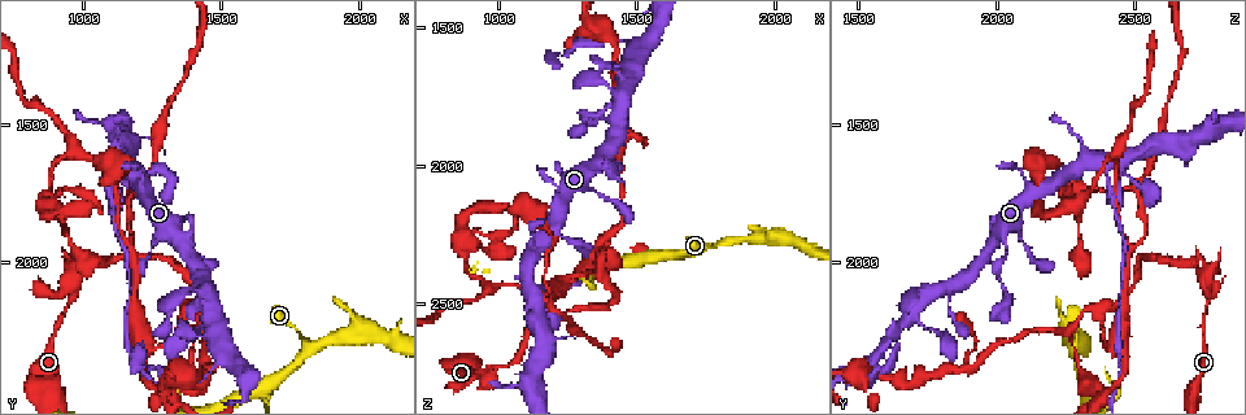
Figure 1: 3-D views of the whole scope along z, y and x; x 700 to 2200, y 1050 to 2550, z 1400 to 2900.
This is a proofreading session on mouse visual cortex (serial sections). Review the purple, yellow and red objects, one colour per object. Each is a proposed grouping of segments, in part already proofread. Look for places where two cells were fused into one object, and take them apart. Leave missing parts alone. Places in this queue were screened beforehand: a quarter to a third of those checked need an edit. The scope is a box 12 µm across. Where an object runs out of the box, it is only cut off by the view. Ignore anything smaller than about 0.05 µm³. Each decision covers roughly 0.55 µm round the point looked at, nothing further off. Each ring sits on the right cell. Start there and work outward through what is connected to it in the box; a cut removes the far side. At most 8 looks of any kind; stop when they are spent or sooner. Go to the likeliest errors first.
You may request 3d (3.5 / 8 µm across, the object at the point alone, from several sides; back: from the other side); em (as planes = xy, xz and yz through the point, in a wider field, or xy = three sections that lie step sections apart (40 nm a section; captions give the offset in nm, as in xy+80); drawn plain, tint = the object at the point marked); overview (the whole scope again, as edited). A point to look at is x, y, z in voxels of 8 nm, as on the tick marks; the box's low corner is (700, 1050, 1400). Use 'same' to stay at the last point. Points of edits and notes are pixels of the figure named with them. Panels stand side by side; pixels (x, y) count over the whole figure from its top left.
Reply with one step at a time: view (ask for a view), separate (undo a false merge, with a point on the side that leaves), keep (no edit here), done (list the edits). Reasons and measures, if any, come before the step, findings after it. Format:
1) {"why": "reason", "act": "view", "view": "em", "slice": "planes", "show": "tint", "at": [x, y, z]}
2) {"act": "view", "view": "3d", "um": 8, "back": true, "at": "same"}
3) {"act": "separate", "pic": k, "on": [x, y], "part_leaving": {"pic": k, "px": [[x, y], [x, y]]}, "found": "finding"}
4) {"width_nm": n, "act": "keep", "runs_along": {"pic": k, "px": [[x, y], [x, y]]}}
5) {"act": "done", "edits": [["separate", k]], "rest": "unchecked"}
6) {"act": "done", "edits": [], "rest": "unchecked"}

{"why": "arms part here", "act": "view", "view": "3d", "um": 3.5, "back": true, "at": [960, 2100, 2760]}

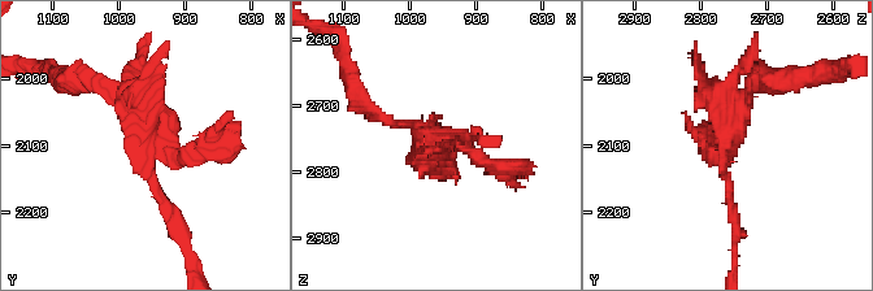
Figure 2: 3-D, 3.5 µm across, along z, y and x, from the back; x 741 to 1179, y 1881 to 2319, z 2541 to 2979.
{"why": "shape alone is not enough", "act": "view", "view": "em", "slice": "xy", "step": 1, "show": "tint", "at": [960, 2090, 2760]}

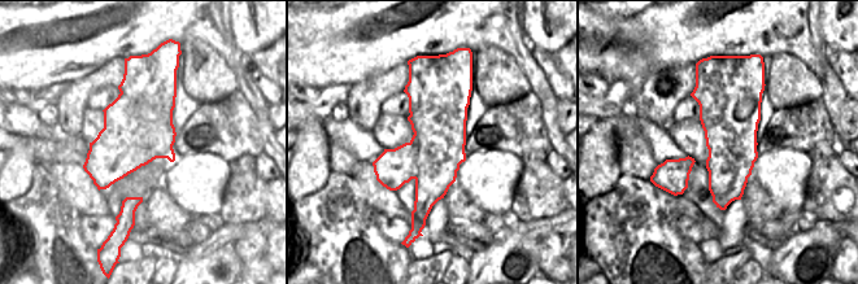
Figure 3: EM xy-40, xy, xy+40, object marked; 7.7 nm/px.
{"act": "view", "view": "em", "slice": "xy", "step": 2, "show": "tint", "at": "same"}

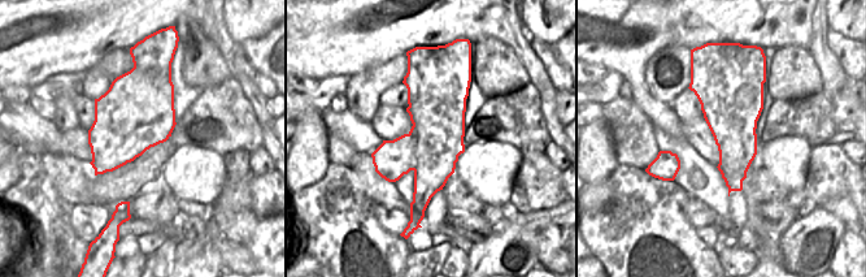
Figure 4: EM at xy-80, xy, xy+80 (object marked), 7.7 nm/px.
{"act": "separate", "pic": 2, "on": [700, 135], "part_leaving": {"pic": 2, "px": [[729, 131], [748, 83], [789, 79]]}, "found": "a second cell is stuck on"}

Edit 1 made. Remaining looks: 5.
{"act": "view", "view": "overview"}

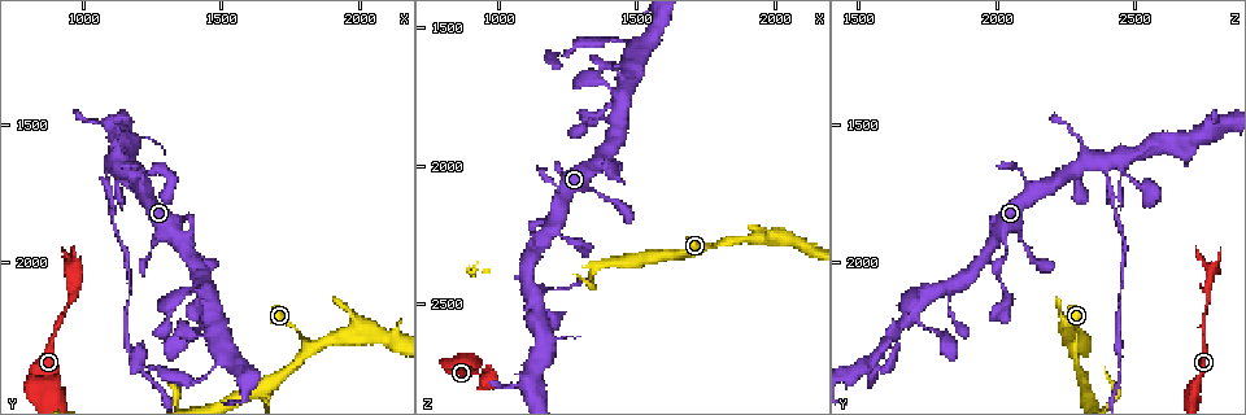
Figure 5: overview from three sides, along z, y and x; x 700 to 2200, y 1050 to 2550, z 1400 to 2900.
{"why": "thin neck", "act": "view", "view": "3d", "um": 3.5, "at": [1810, 2300, 2280]}

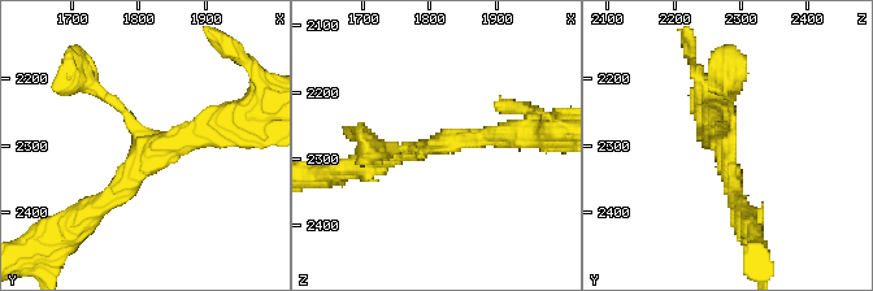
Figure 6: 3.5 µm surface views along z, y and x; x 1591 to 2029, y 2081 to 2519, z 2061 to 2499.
{"arms": 3, "arm_widths_nm": [150, 250, 250], "why": "now the EM", "act": "view", "view": "em", "slice": "xy", "step": 2, "show": "tint", "at": [1805, 2305, 2280]}

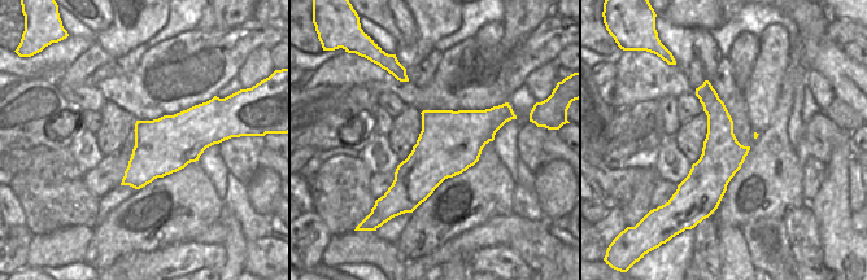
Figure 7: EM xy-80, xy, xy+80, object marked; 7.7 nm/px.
{"act": "keep", "found": "one cell here"}

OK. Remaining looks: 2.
{"why": "a fork", "act": "view", "view": "3d", "um": 3.5, "at": [1630, 2450, 2310]}

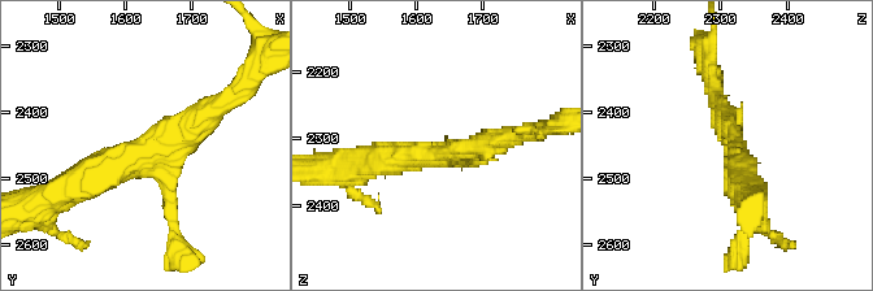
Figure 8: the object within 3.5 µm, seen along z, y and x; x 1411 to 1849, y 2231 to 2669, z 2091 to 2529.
{"arms": 3, "act": "keep", "runs_along": {"pic": 8, "px": [[222, 101], [187, 134], [72, 186]]}, "found": "all the same cell"}

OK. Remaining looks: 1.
{"act": "done", "edits": [["separate", 2]], "rest": "unchecked"}

